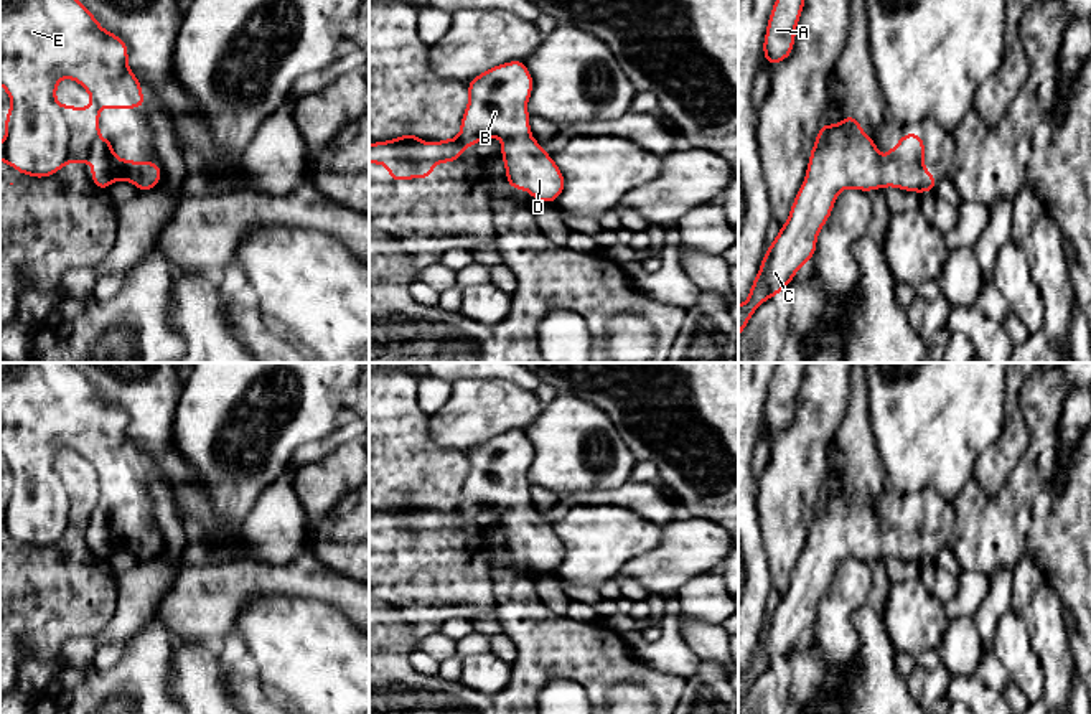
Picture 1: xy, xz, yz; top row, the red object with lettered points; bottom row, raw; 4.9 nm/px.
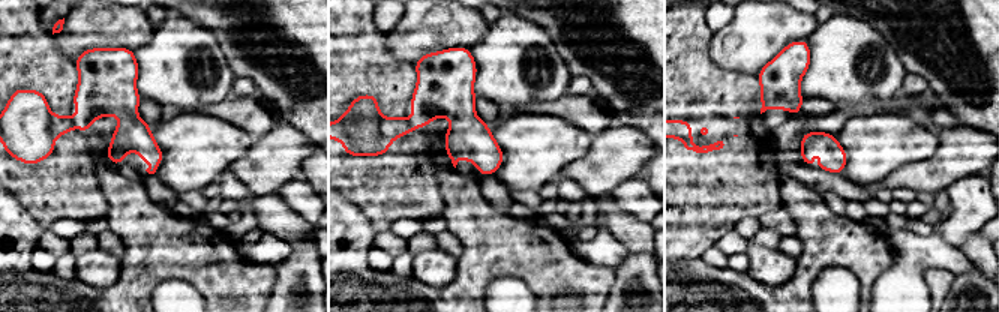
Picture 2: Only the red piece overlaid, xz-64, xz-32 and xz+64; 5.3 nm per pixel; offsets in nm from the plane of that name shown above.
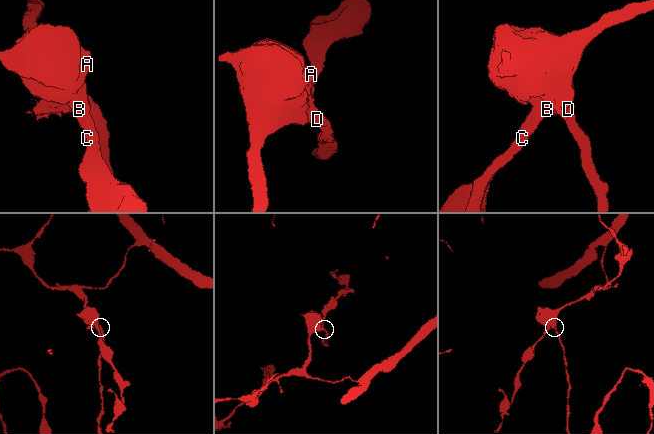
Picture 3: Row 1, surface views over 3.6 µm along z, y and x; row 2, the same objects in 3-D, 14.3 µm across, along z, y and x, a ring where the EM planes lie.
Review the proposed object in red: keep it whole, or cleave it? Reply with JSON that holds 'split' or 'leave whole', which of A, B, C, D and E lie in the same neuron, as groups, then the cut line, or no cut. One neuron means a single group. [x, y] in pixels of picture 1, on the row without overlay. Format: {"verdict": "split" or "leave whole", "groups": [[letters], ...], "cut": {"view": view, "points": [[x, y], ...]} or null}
{"verdict": "leave whole", "groups": [["A", "B", "C", "D", "E"]], "cut": null}

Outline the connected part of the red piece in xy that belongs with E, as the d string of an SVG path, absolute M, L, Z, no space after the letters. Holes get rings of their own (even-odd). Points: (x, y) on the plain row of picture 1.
M0 363L0 453L12 468L5 483L5 508L0 511L0 531L18 543L48 547L69 531L86 539L89 519L97 508L102 519L92 526L92 546L97 559L107 559L115 549L127 549L140 562L162 551L157 529L125 531L114 523L109 505L99 503L99 483L104 475L112 478L147 478L138 447L127 435L129 416L114 402L105 401L97 388L71 363ZM61 447L79 452L91 465L87 478L56 472Z

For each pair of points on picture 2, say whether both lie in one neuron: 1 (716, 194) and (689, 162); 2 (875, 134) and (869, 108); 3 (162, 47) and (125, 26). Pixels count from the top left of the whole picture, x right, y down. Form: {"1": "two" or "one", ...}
{"1": "one", "2": "two", "3": "two"}

